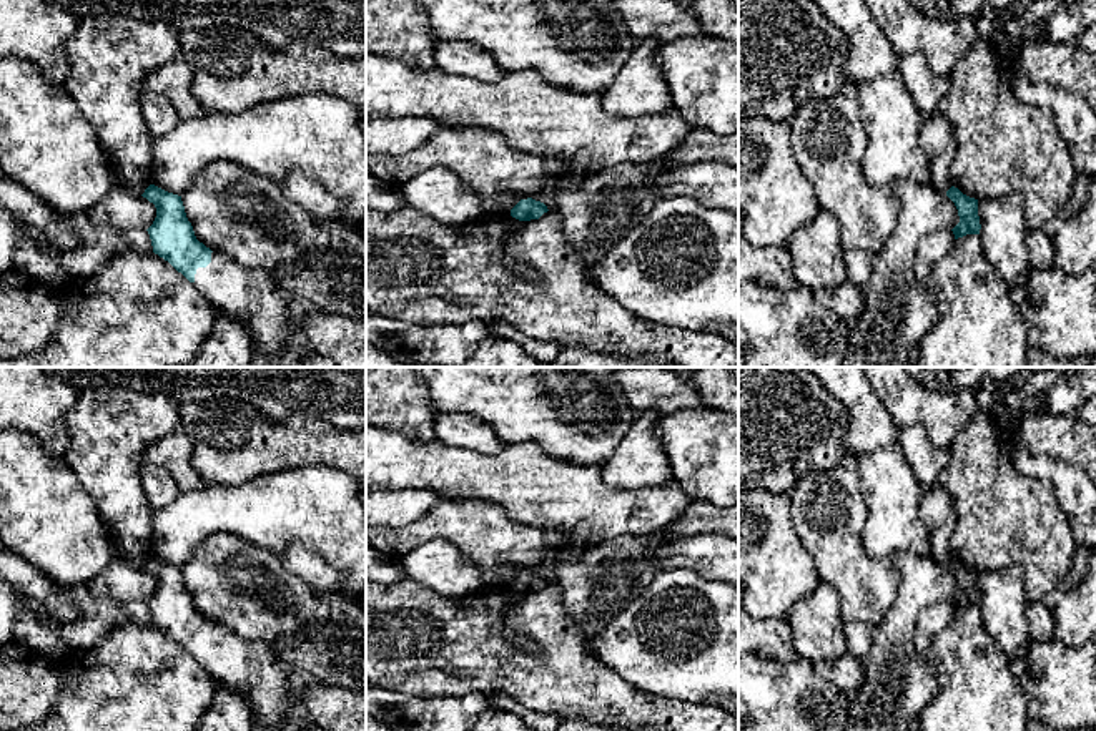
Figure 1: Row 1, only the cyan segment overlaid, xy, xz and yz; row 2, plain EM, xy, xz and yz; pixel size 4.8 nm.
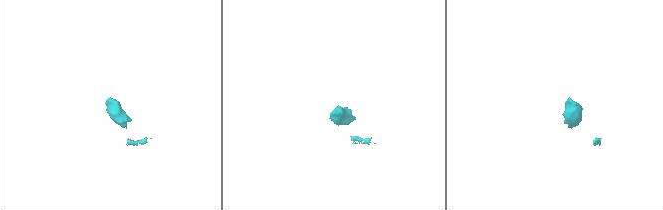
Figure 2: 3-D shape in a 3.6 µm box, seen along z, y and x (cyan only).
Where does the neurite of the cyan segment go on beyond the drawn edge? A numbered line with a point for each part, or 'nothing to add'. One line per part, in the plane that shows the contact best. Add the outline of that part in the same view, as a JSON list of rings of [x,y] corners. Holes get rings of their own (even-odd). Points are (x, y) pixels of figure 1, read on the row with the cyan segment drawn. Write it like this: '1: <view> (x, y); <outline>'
1: xy (248, 296); [[[213,251],[211,262],[196,269],[193,284],[218,312],[248,329],[253,346],[264,357],[284,351],[291,336],[289,309],[268,272]]]

